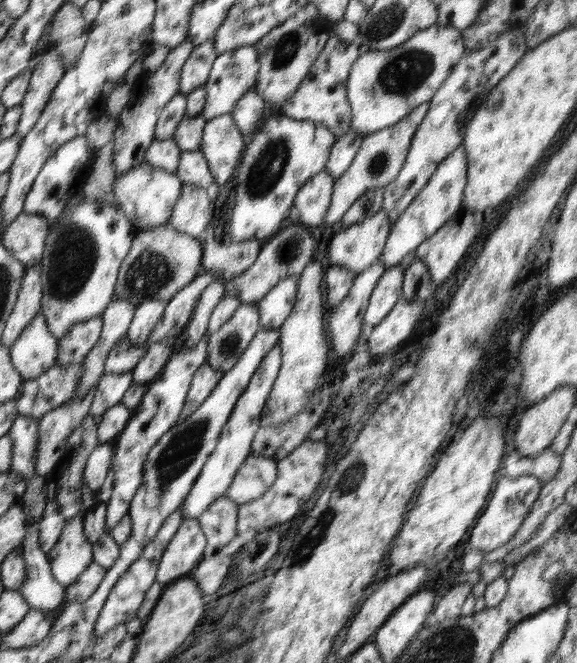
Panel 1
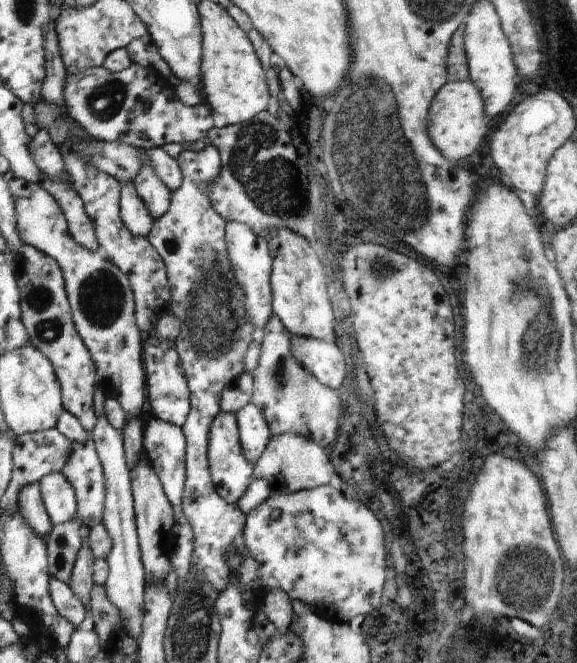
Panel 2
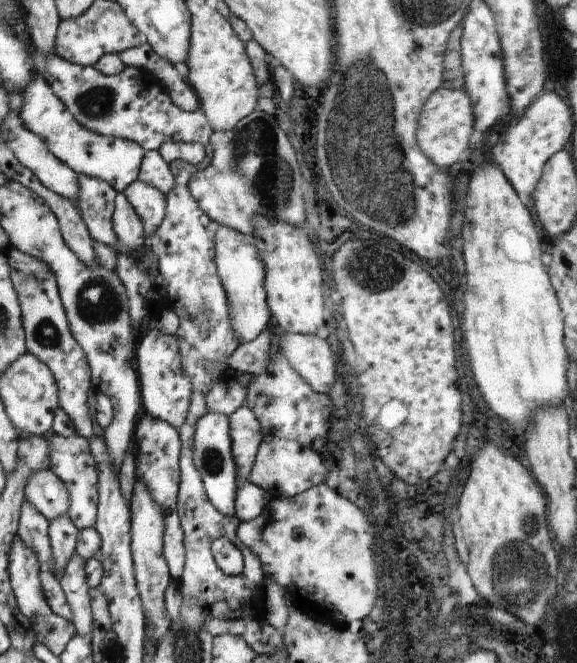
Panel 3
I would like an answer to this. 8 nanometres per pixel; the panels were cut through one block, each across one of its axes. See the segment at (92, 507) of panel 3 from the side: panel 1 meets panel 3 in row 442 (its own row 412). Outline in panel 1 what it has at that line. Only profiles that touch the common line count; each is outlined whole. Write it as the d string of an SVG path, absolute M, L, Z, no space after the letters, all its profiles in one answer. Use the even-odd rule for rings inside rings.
M97 384L83 398L72 397L67 404L47 412L38 419L36 474L48 478L52 476L57 467L56 462L59 462L62 456L60 450L64 450L69 436L90 412L96 387Z

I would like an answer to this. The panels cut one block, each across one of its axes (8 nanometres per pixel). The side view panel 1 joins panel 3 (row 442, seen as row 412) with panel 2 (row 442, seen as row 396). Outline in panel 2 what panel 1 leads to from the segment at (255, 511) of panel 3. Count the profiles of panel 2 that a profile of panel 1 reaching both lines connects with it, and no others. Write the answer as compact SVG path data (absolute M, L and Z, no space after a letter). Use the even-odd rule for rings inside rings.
M251 402L235 412L235 415L244 458L253 465L262 456L272 434L264 415Z

